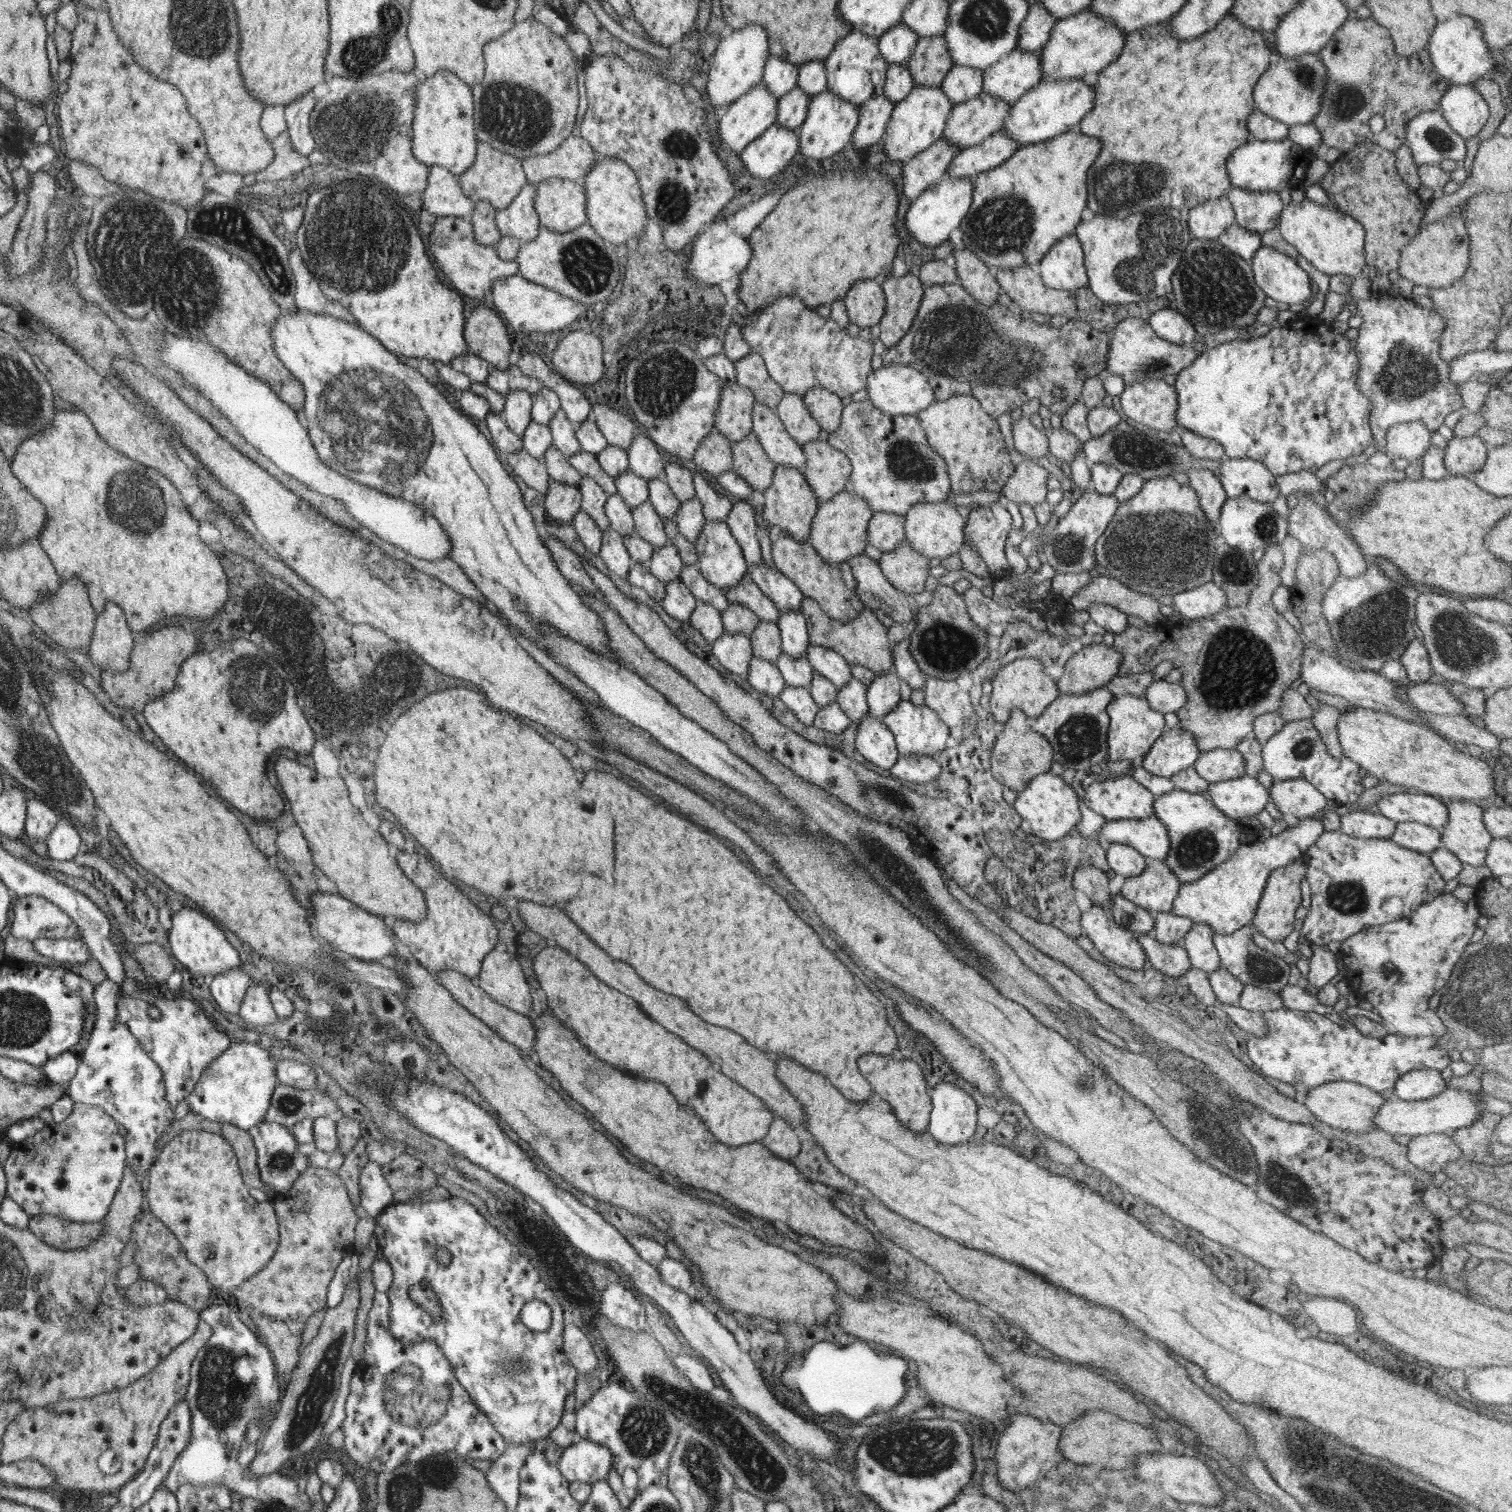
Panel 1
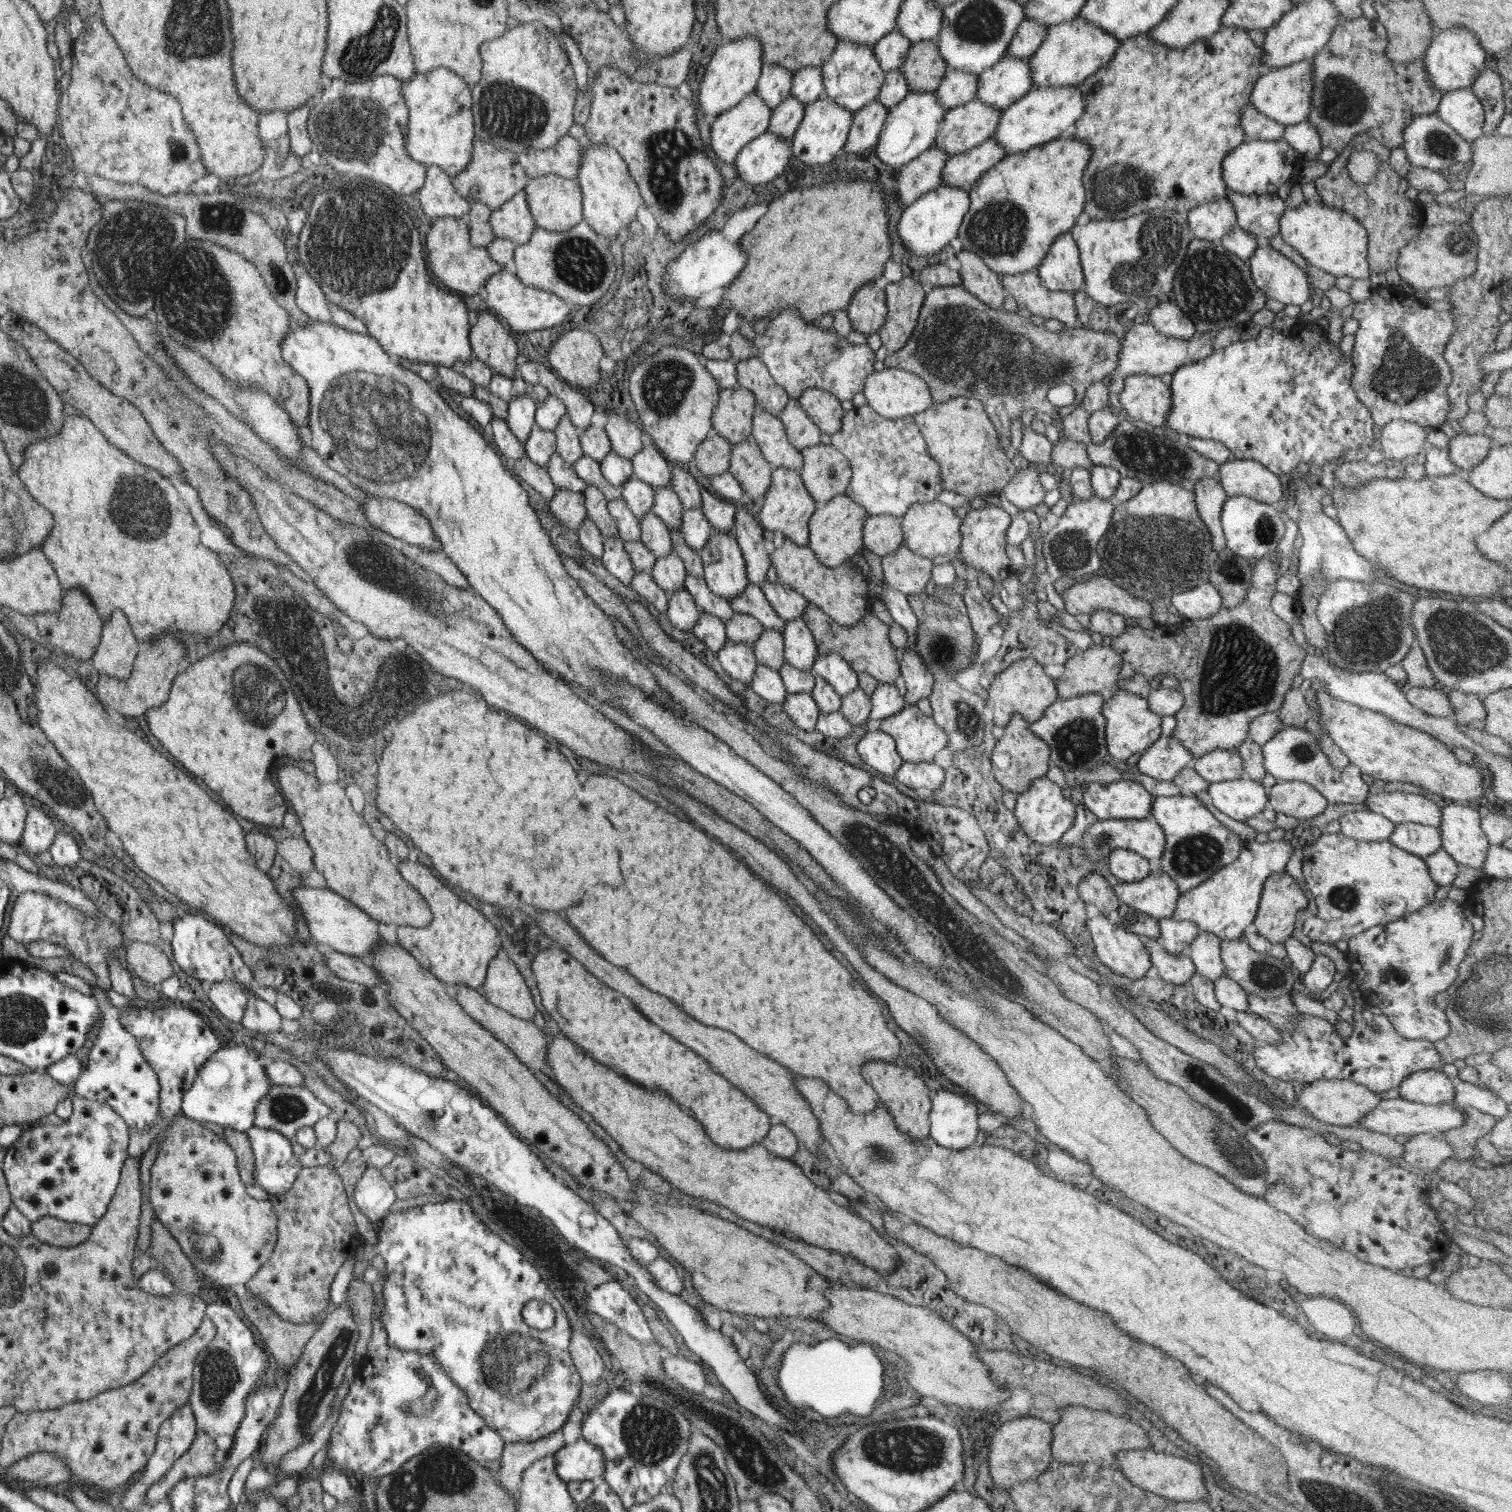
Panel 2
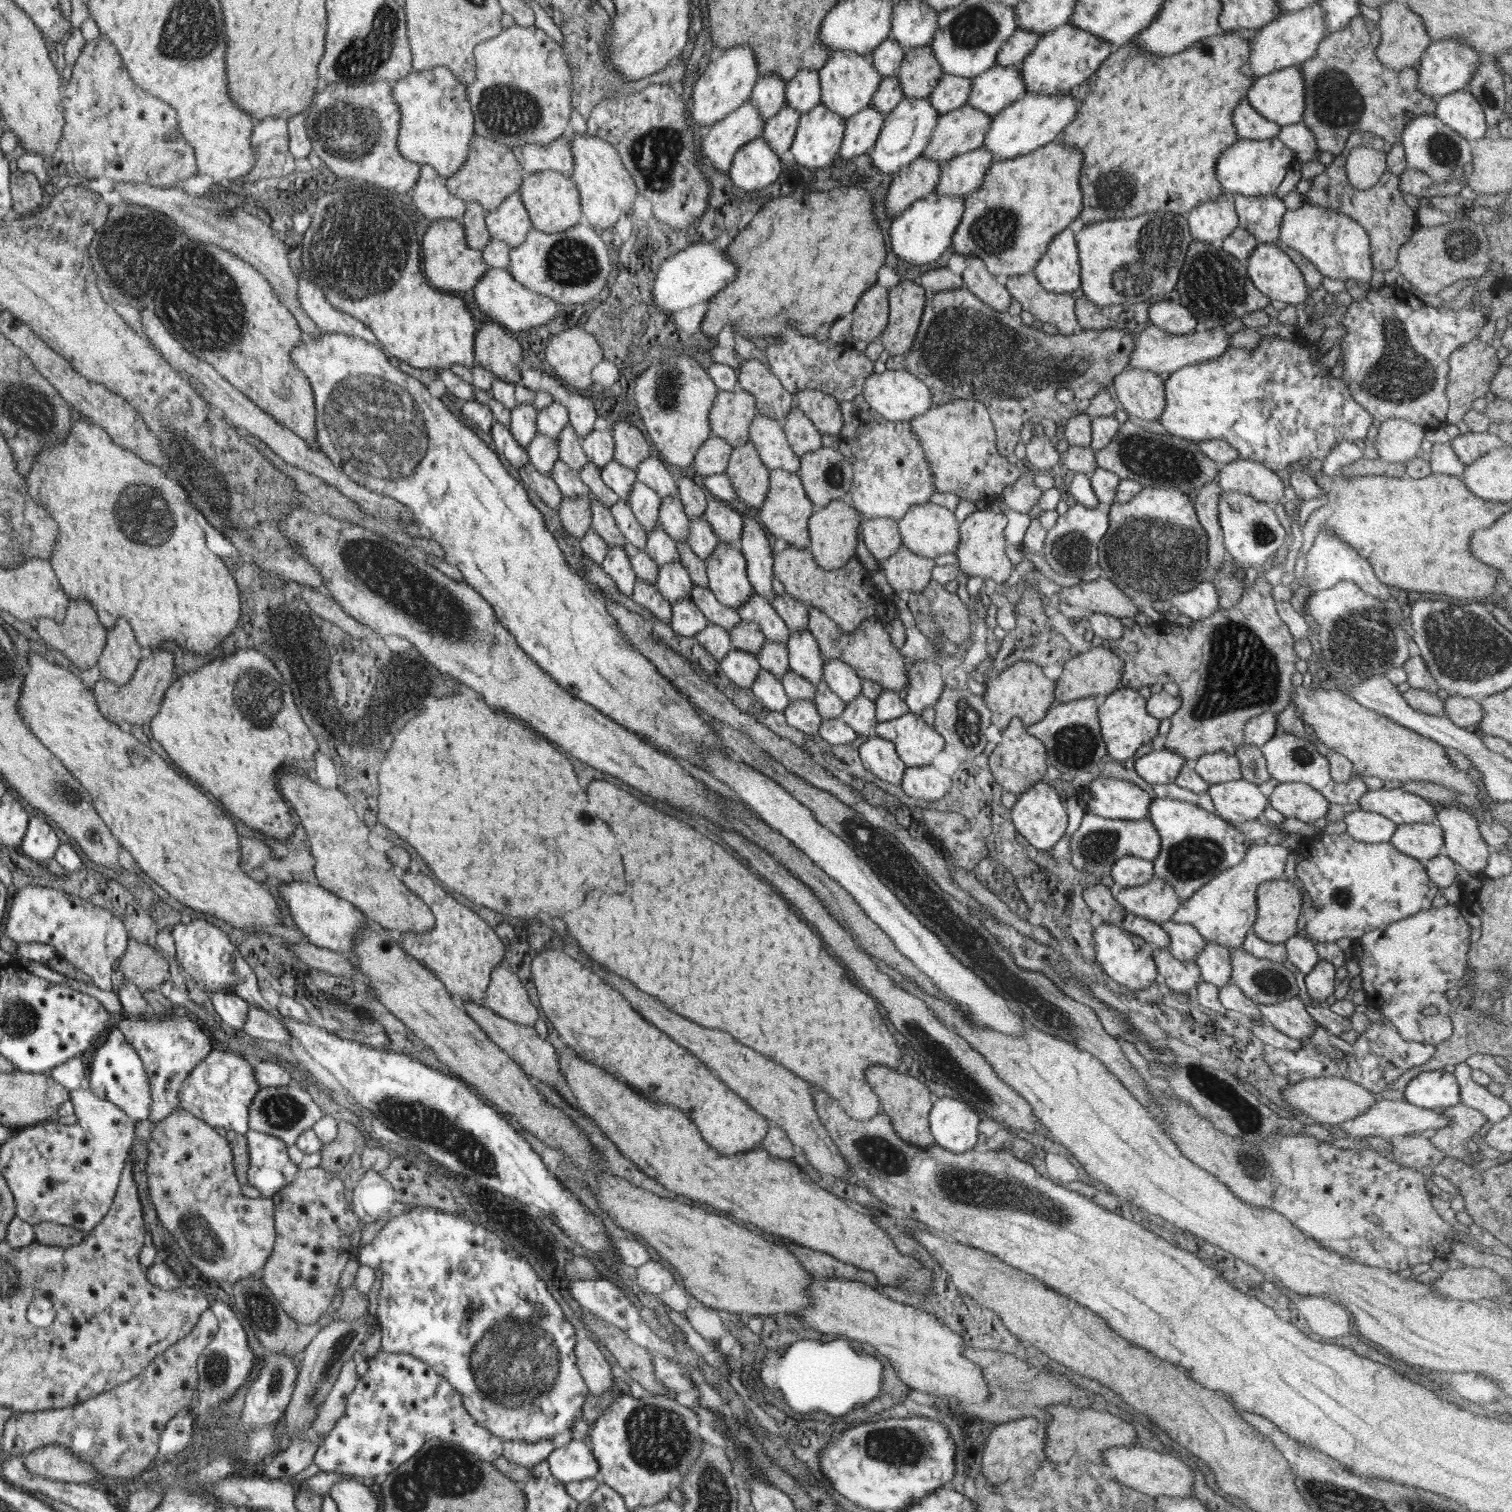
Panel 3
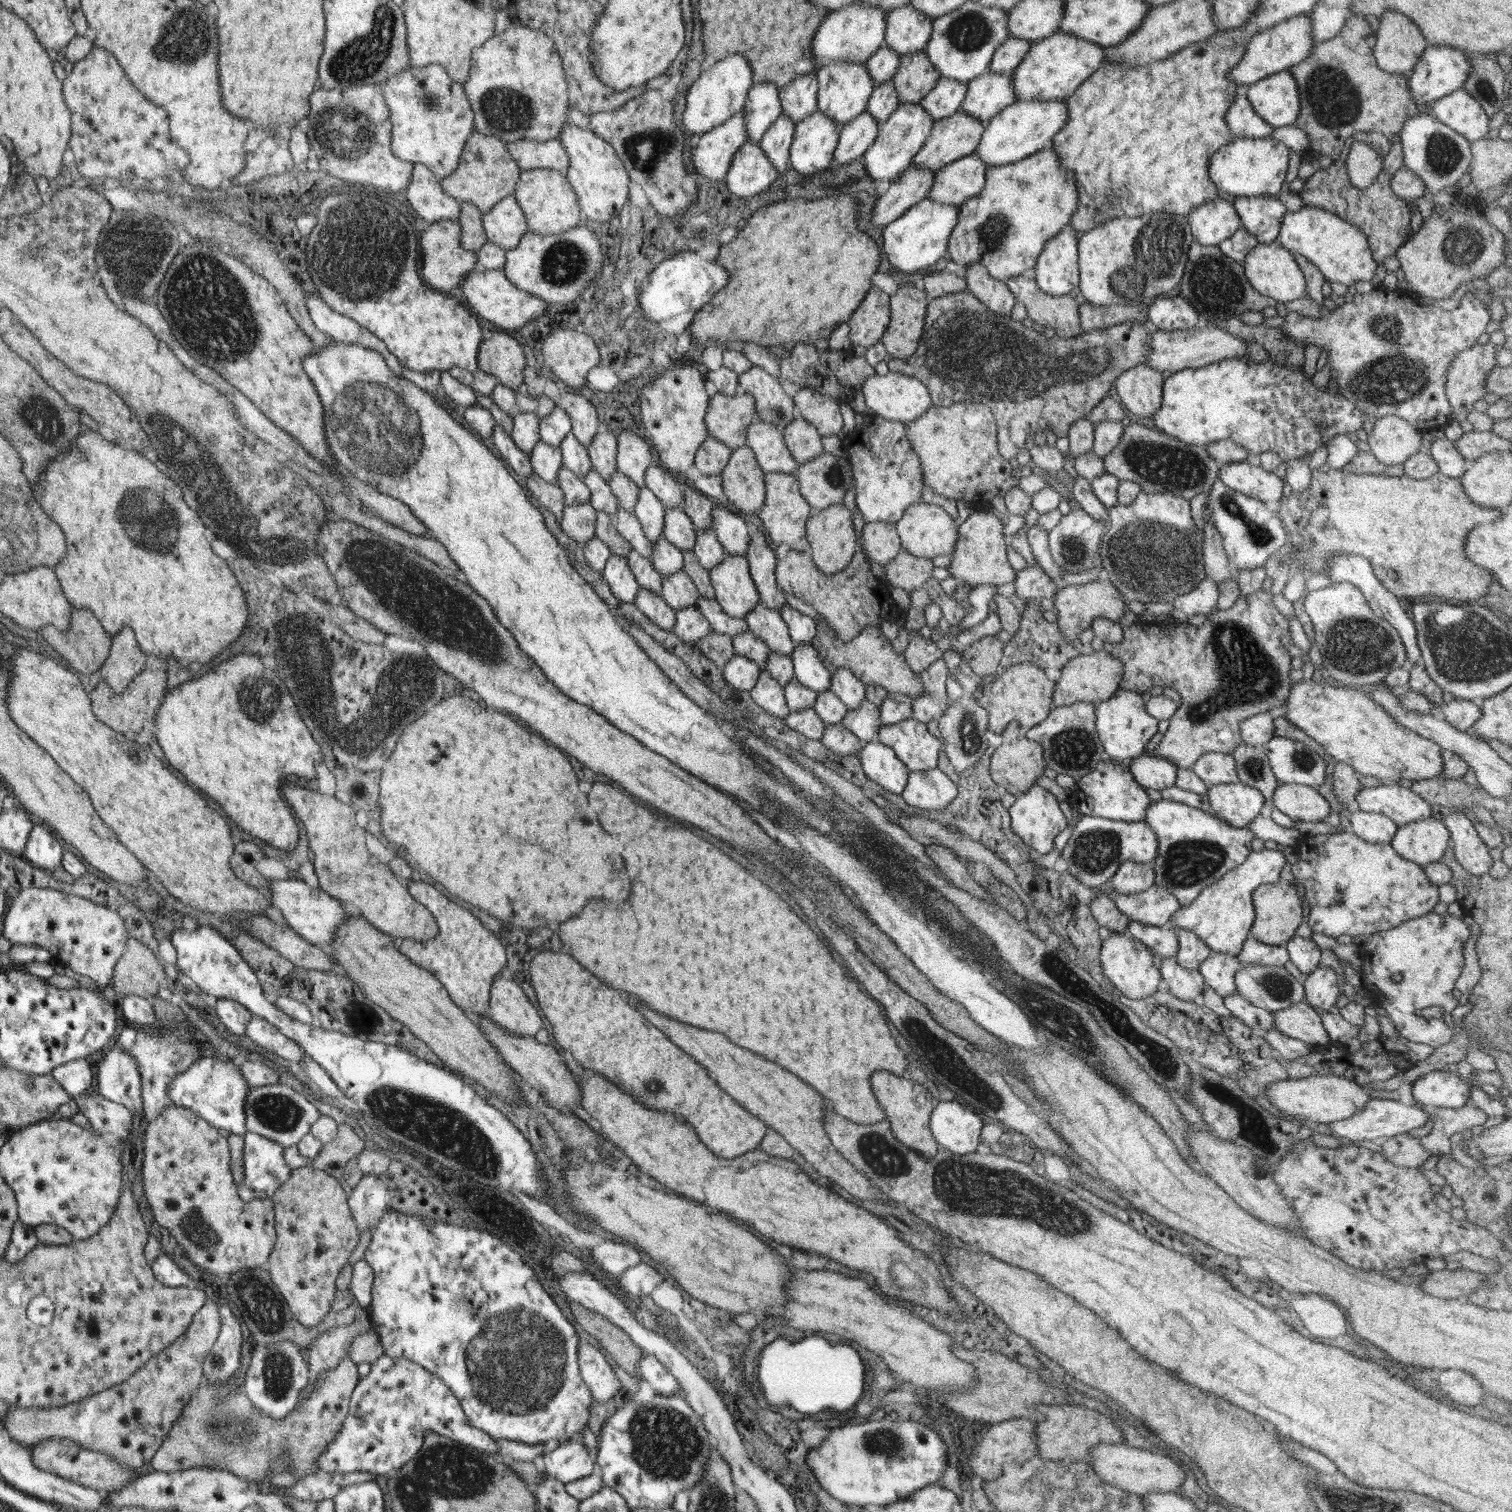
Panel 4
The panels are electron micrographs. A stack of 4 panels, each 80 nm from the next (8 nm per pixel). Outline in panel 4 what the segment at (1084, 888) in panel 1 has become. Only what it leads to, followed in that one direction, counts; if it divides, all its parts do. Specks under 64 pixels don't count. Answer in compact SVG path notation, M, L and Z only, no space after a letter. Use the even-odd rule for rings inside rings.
M1100 893L1089 905L1093 918L1100 927L1104 926L1110 932L1128 933L1127 924L1130 918L1115 905L1113 895Z

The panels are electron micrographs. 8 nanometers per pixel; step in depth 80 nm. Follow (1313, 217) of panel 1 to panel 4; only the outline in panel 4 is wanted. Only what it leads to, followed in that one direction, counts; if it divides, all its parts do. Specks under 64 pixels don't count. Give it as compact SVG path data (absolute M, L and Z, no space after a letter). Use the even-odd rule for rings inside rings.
M1303 206L1296 212L1287 211L1280 225L1278 243L1305 256L1331 282L1341 282L1352 289L1356 282L1376 278L1378 266L1364 231L1325 209Z

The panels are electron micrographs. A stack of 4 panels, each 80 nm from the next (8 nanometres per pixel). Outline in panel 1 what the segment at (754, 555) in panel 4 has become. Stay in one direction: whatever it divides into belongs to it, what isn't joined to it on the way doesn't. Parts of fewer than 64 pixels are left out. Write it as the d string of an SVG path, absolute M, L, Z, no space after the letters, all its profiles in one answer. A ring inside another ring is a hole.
M732 499L733 505L729 510L727 526L732 536L738 542L747 566L758 566L764 562L760 546L760 529L756 524L754 509L746 500Z

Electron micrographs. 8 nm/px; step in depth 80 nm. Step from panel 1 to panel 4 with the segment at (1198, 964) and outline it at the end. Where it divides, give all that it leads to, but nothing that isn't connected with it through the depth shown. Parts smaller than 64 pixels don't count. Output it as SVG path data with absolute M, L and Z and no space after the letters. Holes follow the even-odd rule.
M1212 952L1205 961L1201 962L1197 969L1201 972L1205 984L1211 986L1224 998L1233 992L1237 992L1235 972L1238 972L1240 966L1241 962L1236 955Z

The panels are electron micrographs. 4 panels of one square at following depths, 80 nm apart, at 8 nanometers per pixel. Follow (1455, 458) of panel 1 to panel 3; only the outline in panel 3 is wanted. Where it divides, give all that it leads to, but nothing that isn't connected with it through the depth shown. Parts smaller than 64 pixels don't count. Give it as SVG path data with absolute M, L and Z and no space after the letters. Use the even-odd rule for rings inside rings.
M1495 430L1468 432L1451 440L1458 460L1466 466L1472 464L1477 458L1484 456L1494 446L1502 447L1505 444L1496 434Z

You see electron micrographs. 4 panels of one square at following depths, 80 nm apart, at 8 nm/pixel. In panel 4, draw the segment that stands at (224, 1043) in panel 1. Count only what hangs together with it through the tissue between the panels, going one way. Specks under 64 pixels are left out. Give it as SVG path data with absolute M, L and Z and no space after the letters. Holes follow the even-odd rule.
M132 1023L124 1024L118 1046L128 1052L139 1064L140 1078L142 1079L143 1098L145 1117L151 1121L153 1118L160 1116L168 1106L174 1104L173 1100L168 1097L168 1087L176 1076L188 1070L192 1064L202 1059L202 1050L200 1050L200 1041L194 1040L194 1032L176 1032L176 1030L150 1031L150 1034L140 1026Z

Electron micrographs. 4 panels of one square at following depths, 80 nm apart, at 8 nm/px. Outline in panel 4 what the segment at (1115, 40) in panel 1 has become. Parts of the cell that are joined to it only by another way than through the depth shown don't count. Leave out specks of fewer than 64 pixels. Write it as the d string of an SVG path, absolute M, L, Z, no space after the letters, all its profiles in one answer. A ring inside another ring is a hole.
M1057 31L1048 38L1035 42L1011 75L1016 100L1062 101L1070 97L1104 60L1104 47L1076 35Z

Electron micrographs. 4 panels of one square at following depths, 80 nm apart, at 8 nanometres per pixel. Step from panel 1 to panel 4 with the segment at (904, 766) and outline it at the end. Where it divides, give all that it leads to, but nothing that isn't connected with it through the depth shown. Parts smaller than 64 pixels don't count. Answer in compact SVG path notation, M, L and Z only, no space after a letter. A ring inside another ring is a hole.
M938 767L923 771L909 771L906 786L901 792L904 800L926 814L940 814L957 795L957 786L952 777Z

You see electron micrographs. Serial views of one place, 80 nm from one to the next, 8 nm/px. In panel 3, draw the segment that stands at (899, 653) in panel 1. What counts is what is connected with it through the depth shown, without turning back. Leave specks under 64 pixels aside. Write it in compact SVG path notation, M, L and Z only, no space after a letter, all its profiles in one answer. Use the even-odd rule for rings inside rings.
M906 661L908 675L908 693L905 698L910 711L920 715L926 706L935 708L945 687L945 678L941 674L940 661Z

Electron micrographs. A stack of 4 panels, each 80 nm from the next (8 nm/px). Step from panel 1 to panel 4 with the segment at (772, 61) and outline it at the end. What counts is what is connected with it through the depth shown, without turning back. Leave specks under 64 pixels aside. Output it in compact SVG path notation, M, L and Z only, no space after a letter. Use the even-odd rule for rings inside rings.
M758 82L751 87L744 107L744 120L749 140L759 142L768 128L782 115L779 89L772 82Z

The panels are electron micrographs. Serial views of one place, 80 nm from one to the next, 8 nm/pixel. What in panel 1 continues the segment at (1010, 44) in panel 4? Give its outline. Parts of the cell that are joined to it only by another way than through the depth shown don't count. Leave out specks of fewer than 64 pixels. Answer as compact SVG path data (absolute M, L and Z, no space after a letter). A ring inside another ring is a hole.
M1036 2L1030 6L1024 22L1019 28L1019 43L1016 50L1038 52L1050 38L1051 30L1057 18L1049 13L1044 5Z

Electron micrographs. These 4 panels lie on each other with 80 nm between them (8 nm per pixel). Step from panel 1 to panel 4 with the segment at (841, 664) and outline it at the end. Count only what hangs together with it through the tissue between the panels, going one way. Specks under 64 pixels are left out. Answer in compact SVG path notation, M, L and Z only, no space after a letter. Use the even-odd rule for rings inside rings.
M846 668L831 672L831 691L847 706L856 710L865 698L865 684Z

